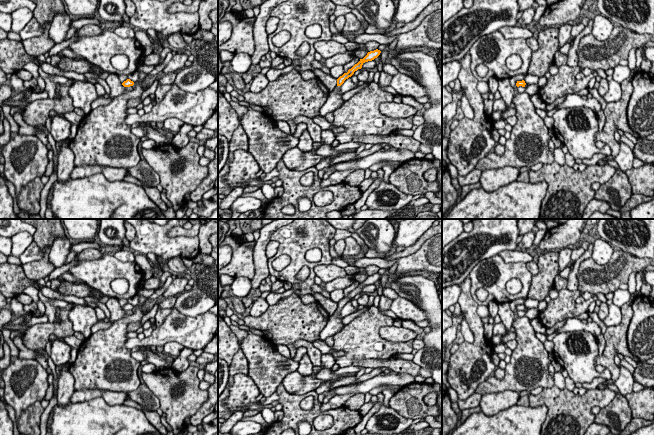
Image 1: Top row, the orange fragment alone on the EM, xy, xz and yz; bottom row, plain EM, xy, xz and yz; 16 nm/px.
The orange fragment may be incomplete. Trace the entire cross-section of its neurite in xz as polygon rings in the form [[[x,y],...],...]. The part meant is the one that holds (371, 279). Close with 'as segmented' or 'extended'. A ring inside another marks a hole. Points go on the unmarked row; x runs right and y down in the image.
[[[378,273],[368,276],[367,279],[363,283],[360,283],[360,285],[357,288],[355,288],[351,293],[349,293],[347,297],[344,297],[342,300],[340,300],[337,303],[337,310],[332,316],[329,317],[326,326],[320,332],[320,335],[319,335],[320,340],[324,341],[327,337],[334,336],[336,333],[342,330],[342,328],[344,327],[342,323],[343,318],[338,316],[341,309],[344,307],[346,303],[351,301],[355,295],[357,295],[358,293],[361,293],[362,289],[365,286],[374,284],[380,279],[380,277],[381,275]]]; extended

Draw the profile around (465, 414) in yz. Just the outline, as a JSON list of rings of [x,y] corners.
[[[480,406],[461,411],[461,422],[463,423],[471,414],[481,412]]]

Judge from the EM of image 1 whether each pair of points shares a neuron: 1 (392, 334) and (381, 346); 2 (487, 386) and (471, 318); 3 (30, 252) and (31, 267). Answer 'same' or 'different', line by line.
1: different
2: different
3: different

